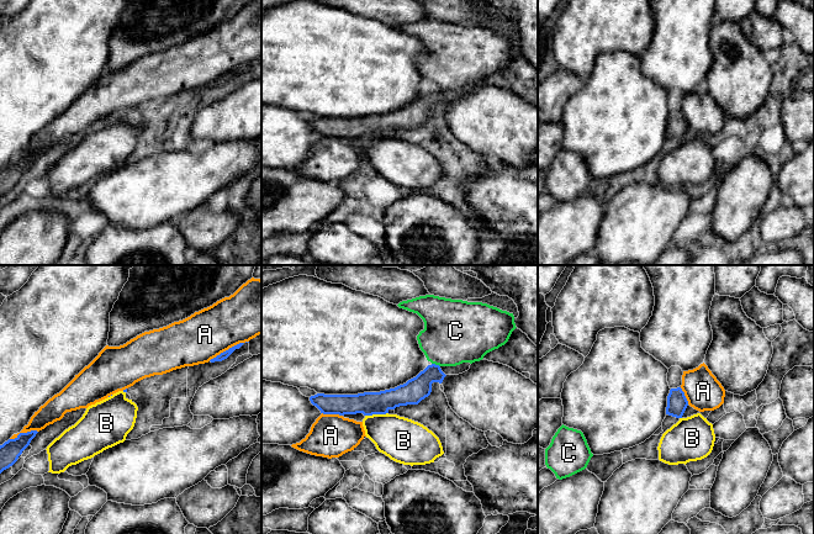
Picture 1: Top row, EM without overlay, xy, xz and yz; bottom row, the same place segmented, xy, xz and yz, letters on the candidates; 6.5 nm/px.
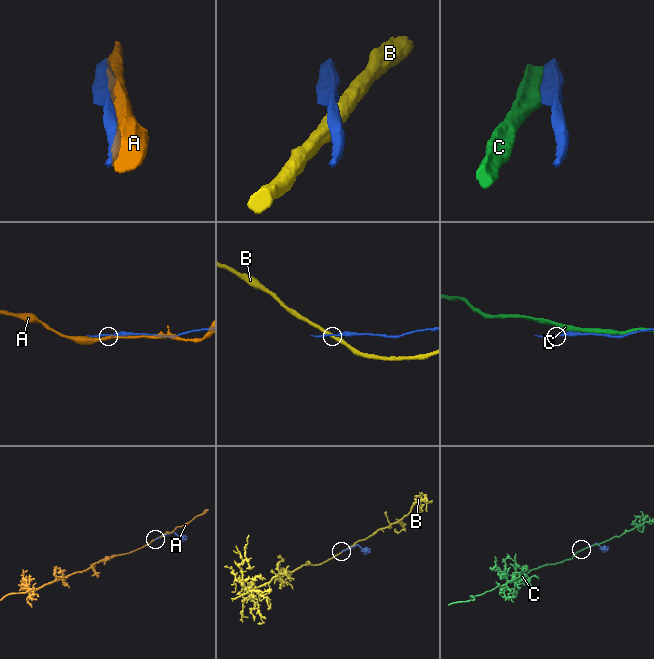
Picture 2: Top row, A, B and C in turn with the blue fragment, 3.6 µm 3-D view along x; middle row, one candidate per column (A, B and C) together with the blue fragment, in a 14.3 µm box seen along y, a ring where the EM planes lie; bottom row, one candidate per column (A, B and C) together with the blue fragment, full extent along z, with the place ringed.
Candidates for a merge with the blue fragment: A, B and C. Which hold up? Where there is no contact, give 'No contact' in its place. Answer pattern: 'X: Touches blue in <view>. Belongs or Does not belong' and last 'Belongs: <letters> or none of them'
A: Touches blue in xy. Does not belong
B: Touches blue in xz. Does not belong
C: Touches blue in xz. Does not belong
Belongs: none of them

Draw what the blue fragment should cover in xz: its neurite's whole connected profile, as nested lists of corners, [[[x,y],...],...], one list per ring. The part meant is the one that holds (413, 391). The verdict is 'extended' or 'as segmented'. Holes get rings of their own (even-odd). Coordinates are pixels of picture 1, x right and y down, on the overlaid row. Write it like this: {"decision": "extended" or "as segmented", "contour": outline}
{"decision": "as segmented", "contour": [[[428,365],[416,377],[395,388],[358,395],[317,393],[310,401],[323,414],[386,414],[400,406],[418,405],[432,392],[432,384],[442,384],[446,375],[439,365]]]}

